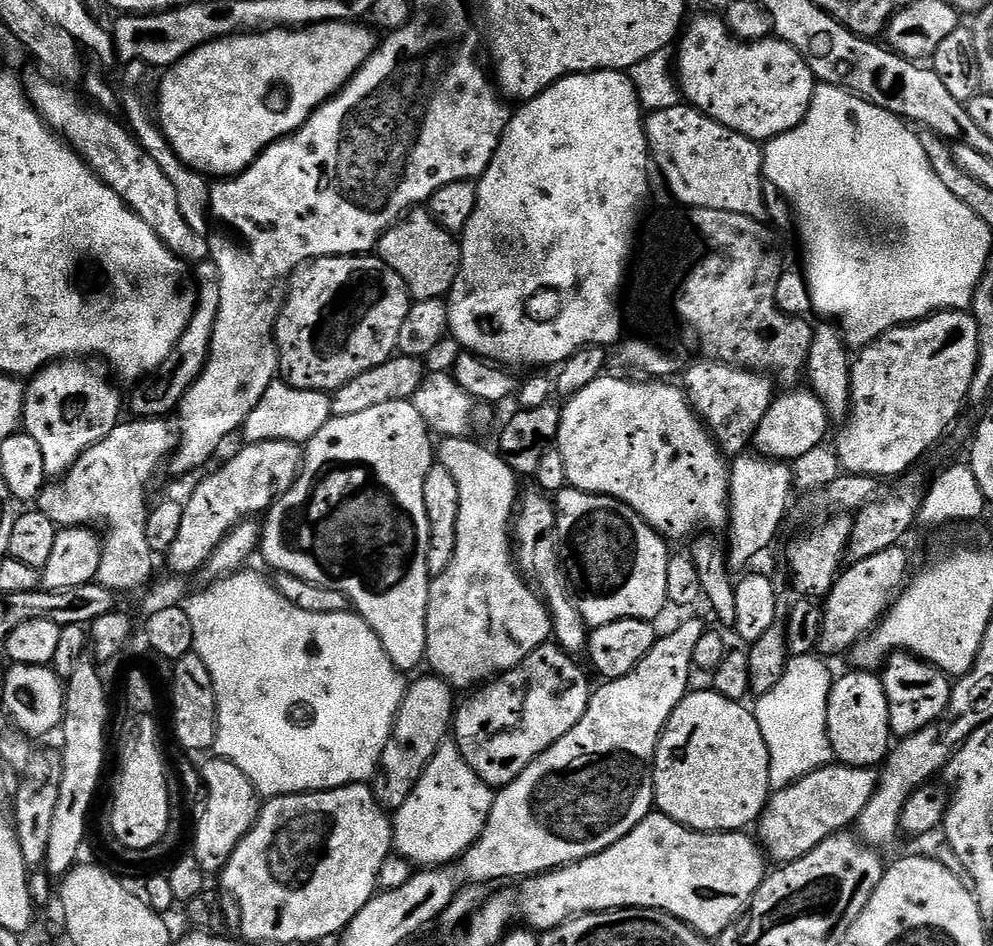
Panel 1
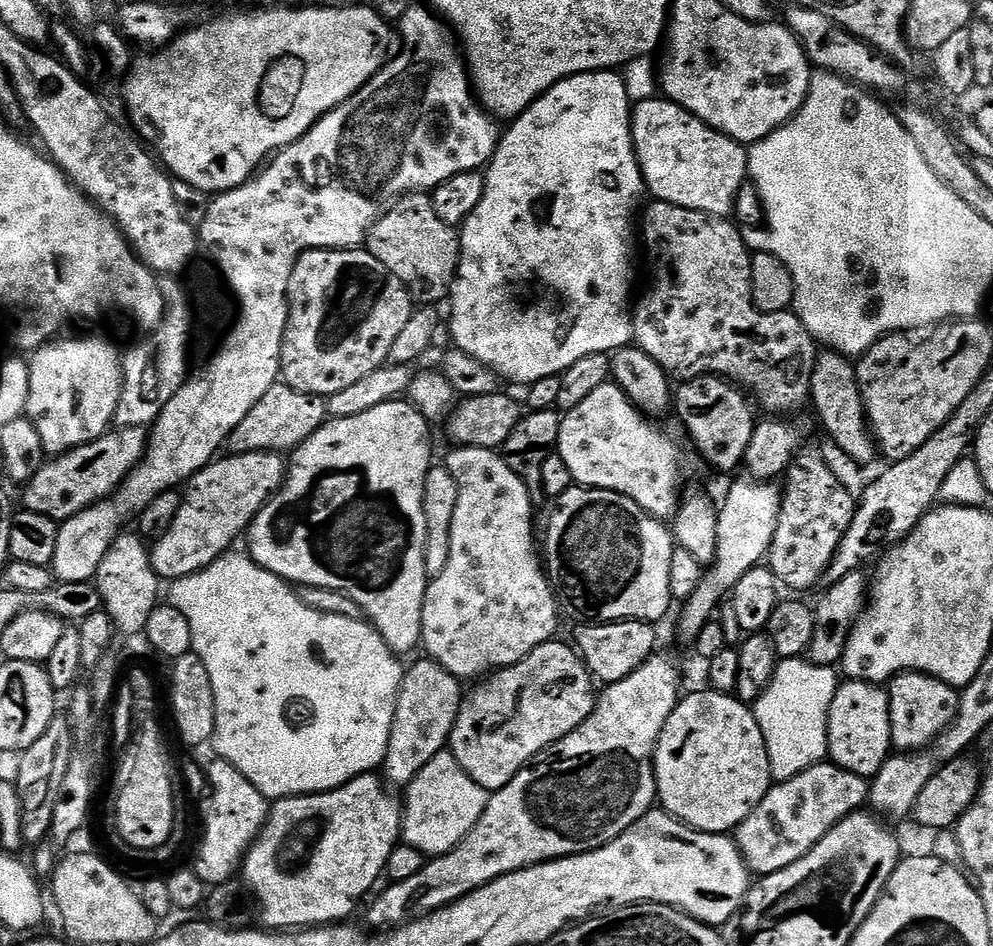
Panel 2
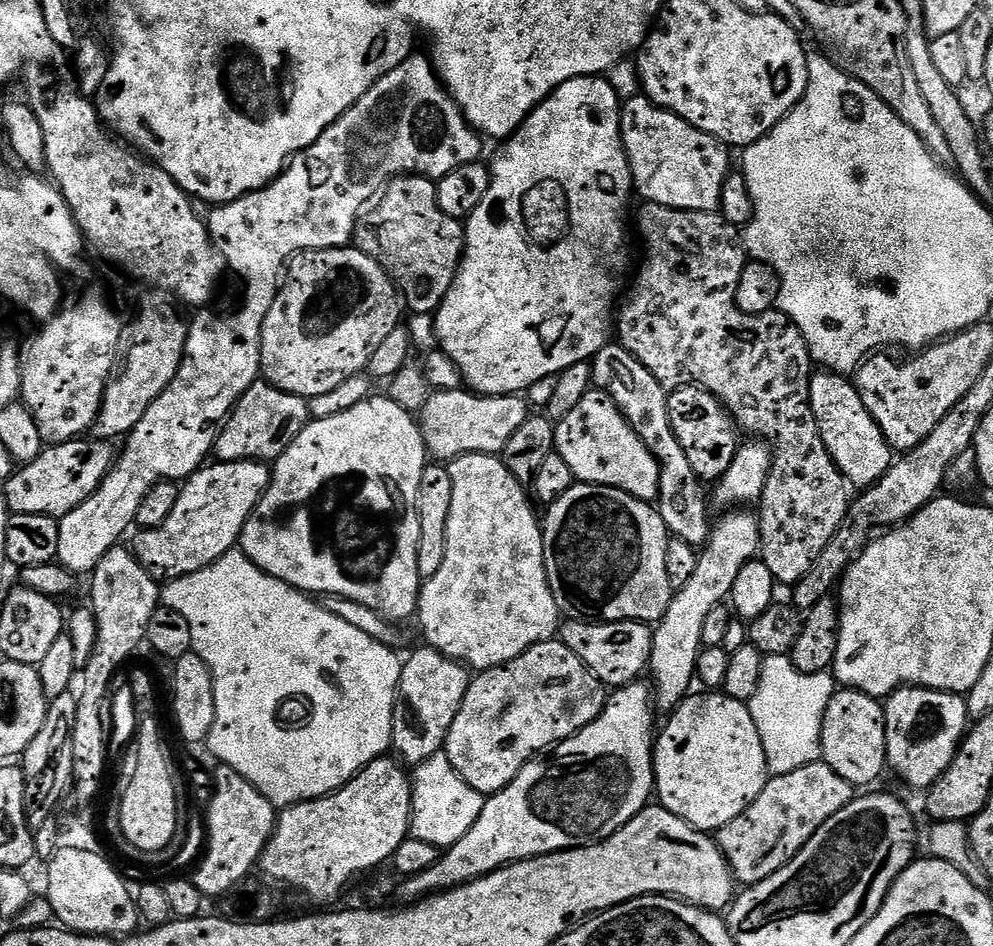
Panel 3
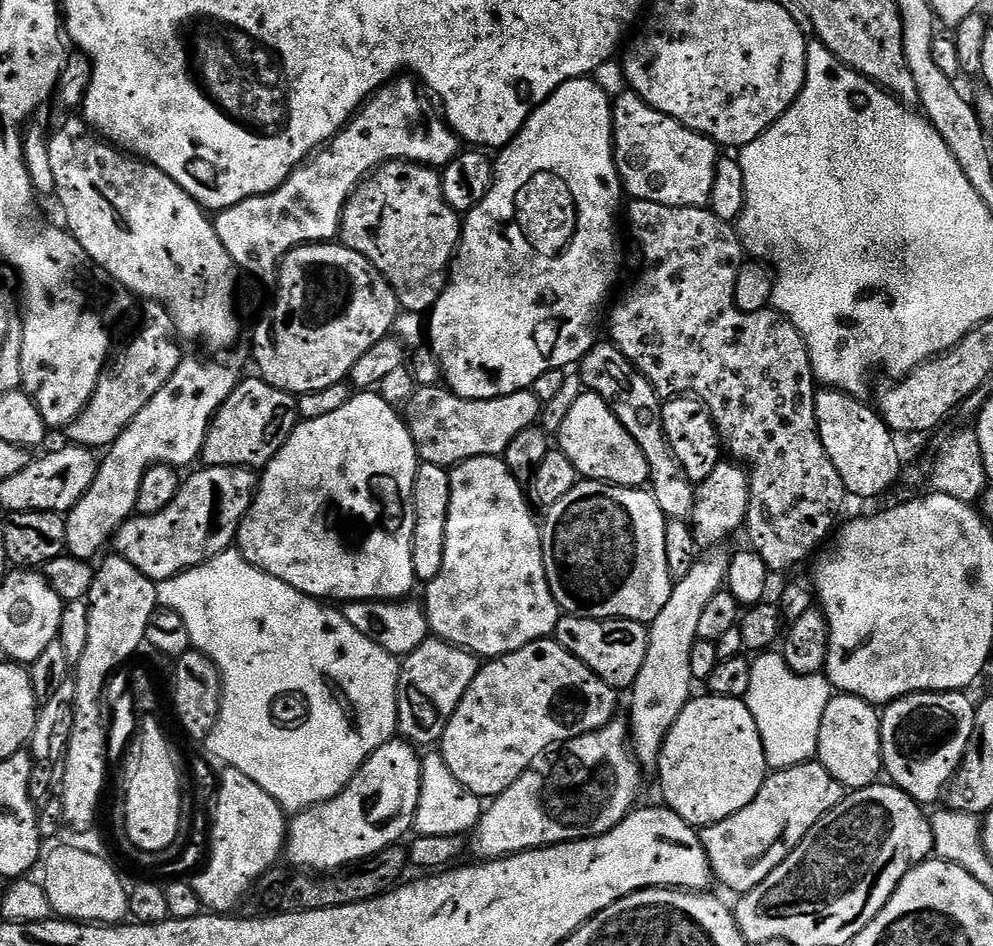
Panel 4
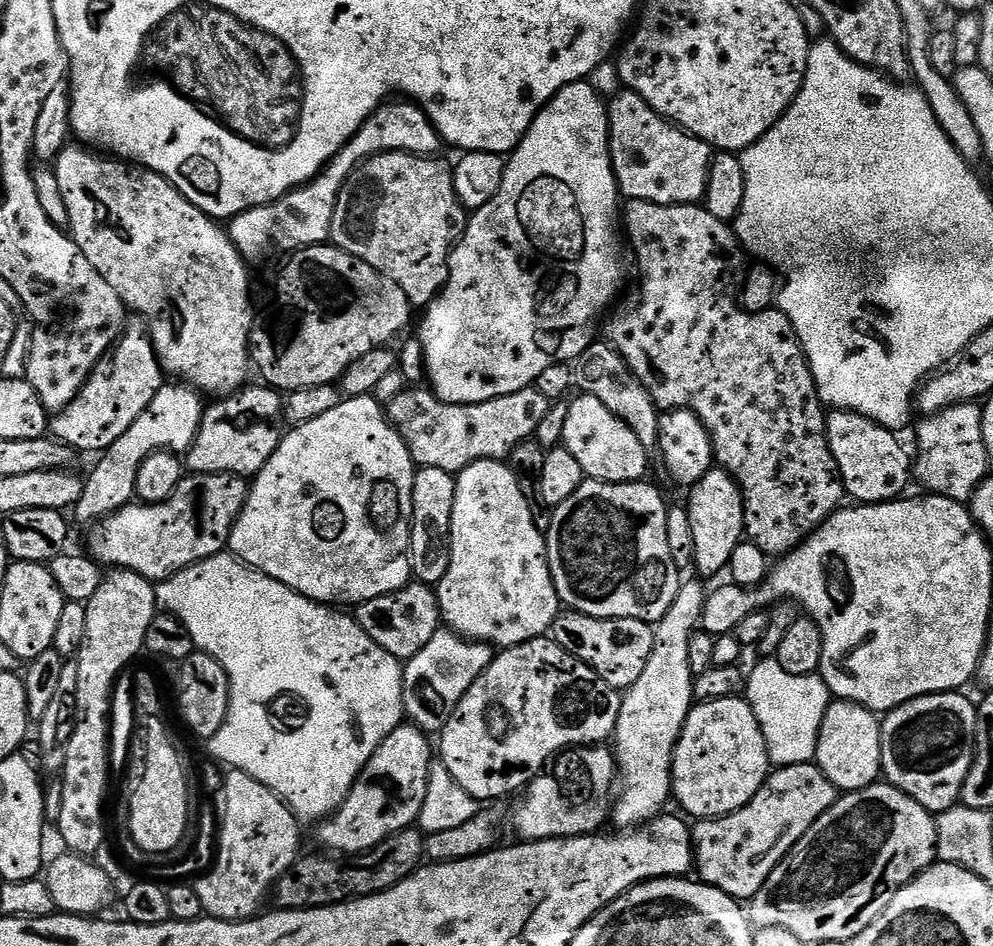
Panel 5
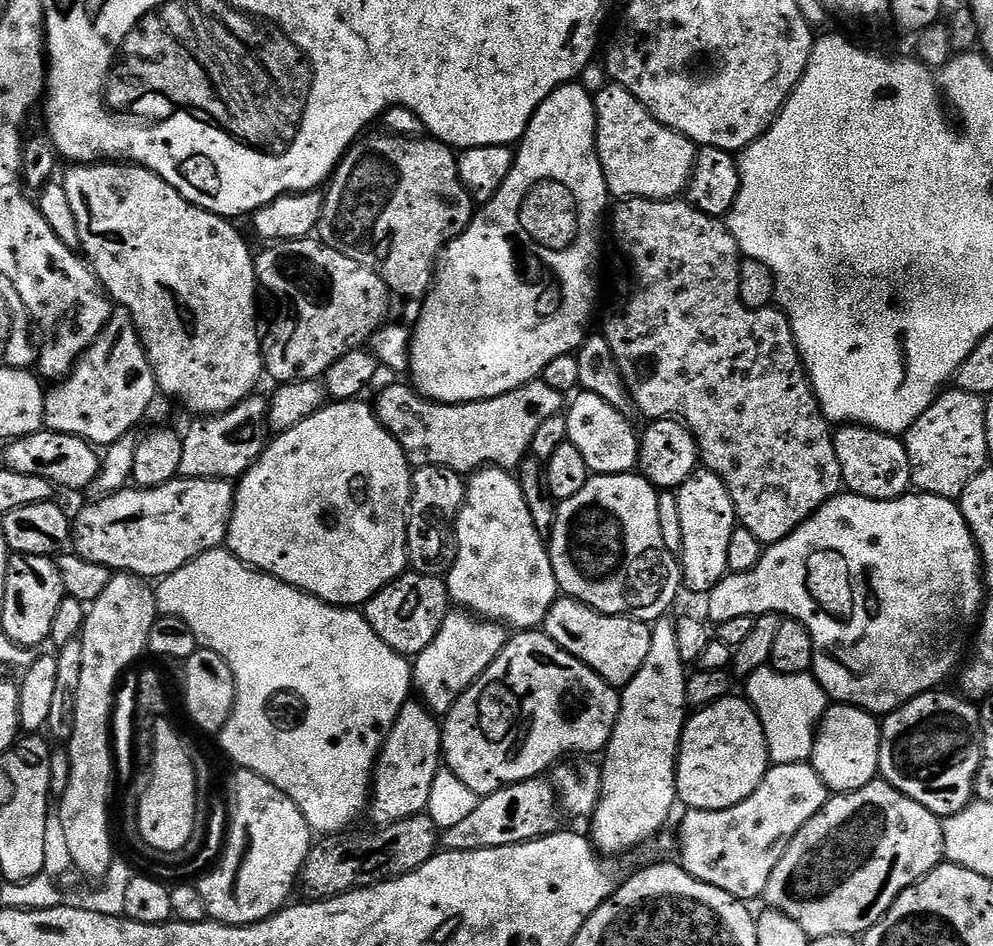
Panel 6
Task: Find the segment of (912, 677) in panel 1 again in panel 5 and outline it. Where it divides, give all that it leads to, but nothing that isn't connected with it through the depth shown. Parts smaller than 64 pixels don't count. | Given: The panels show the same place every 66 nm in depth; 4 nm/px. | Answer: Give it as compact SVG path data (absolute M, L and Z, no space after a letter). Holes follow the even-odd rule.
M959 691L955 692L935 692L929 696L919 696L910 702L906 702L902 706L898 706L894 711L887 713L883 717L880 725L880 741L882 742L882 758L880 759L880 767L883 775L886 777L887 783L892 784L896 788L900 788L910 798L914 798L914 802L918 802L925 810L933 814L939 814L955 808L960 803L960 795L962 794L962 786L966 782L966 774L970 774L970 766L974 758L974 750L976 749L976 710L977 705L971 704L966 697L960 696Z

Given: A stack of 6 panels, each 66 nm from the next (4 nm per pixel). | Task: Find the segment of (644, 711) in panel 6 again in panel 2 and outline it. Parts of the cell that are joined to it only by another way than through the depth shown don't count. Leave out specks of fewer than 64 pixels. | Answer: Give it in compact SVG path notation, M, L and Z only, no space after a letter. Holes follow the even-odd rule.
M736 480L728 488L717 514L717 554L705 571L698 590L683 601L680 612L680 636L694 642L698 634L717 615L718 609L732 593L746 570L761 567L765 563L770 546L774 542L774 530L780 517L779 487L767 480Z

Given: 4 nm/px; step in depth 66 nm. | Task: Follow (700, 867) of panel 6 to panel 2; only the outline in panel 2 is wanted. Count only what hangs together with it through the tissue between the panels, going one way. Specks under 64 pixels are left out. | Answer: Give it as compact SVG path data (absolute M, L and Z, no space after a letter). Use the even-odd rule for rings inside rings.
M815 764L789 780L773 783L758 806L734 830L736 845L748 864L749 873L769 876L802 858L842 818L868 804L867 779L837 764Z

